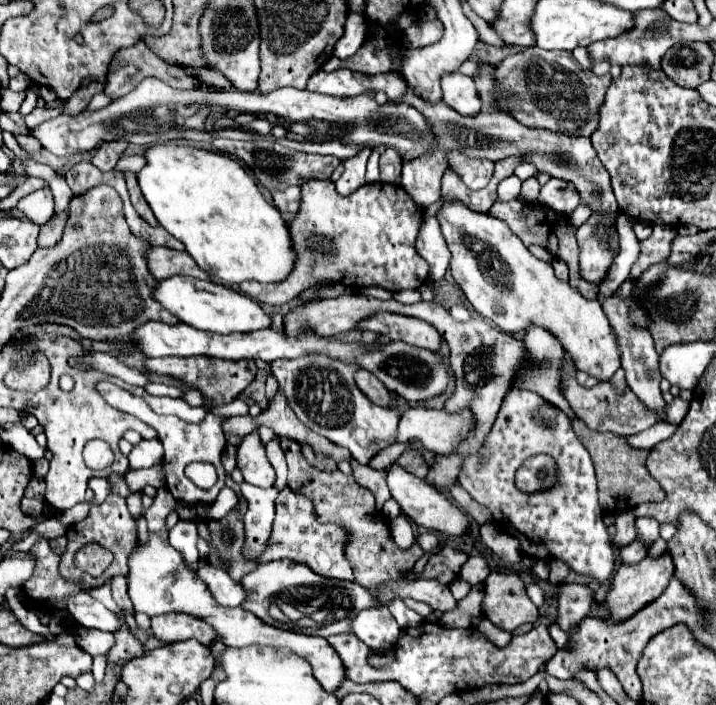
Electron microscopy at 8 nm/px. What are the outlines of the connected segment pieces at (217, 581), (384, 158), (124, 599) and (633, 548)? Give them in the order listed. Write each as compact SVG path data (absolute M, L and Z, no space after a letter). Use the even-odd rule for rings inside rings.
M201 565L197 569L199 577L203 577L205 585L211 589L211 595L223 605L223 607L239 607L245 599L245 589L241 583L233 581L223 569Z
M387 149L381 155L379 167L381 167L381 181L385 181L385 183L397 183L397 179L401 177L399 153L395 153L395 149Z
M113 577L111 579L111 589L113 589L113 599L119 607L127 609L127 611L133 611L133 605L131 605L131 599L127 595L127 579L125 577Z
M635 538L629 545L625 545L625 547L619 549L619 563L623 563L623 565L635 565L643 557L647 557L648 549L649 545Z

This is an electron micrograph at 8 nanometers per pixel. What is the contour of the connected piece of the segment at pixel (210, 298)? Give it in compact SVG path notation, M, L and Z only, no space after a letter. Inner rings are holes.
M167 277L159 279L157 285L151 289L151 297L169 313L173 313L179 321L201 329L209 333L251 333L257 329L267 329L271 319L269 315L261 309L257 301L251 297L233 291L225 285L217 285L213 281L201 281L201 279L191 279L191 277Z

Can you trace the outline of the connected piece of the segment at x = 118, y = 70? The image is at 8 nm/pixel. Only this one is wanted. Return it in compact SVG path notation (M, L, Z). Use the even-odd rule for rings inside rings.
M139 41L137 45L129 47L129 49L121 49L115 57L113 57L113 63L111 63L111 69L109 69L109 75L107 75L107 87L105 87L105 93L111 97L111 99L119 99L123 95L127 95L135 85L141 83L141 79L145 77L157 77L161 81L165 81L167 85L171 87L177 87L177 89L209 89L211 85L203 83L201 79L195 79L191 77L189 73L185 73L183 67L177 67L177 65L171 65L167 61L163 61L161 57L157 57L151 49L147 49L147 45L143 41Z

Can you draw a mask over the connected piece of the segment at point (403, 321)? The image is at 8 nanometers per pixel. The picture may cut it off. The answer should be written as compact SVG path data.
M377 313L375 317L367 317L367 321L359 321L357 329L381 333L389 337L391 343L403 341L407 345L425 347L431 351L439 349L439 333L433 325L399 313Z

